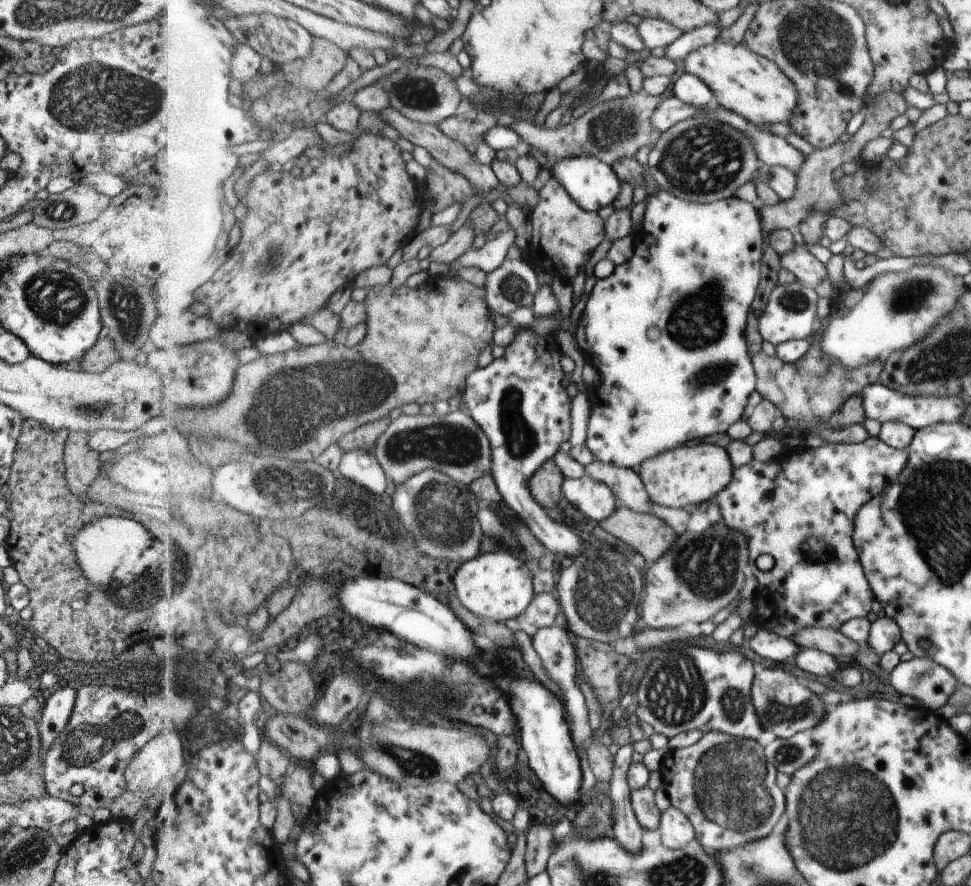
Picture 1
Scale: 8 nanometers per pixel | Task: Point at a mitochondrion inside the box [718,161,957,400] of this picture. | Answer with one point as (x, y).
(911, 295)

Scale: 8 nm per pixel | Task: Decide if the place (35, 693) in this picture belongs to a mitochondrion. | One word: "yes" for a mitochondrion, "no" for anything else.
no

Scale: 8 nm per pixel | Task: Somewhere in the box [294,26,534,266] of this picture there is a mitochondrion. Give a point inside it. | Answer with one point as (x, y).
(417, 92)

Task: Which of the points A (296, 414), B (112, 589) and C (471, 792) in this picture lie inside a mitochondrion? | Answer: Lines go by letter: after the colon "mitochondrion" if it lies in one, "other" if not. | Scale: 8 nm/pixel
A: mitochondrion
B: other
C: other

